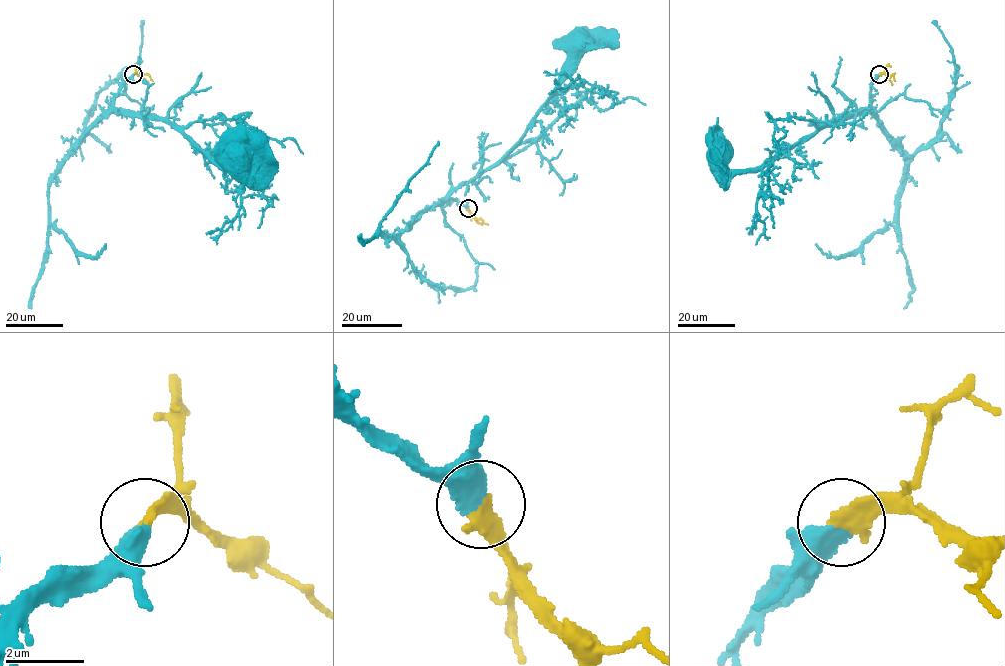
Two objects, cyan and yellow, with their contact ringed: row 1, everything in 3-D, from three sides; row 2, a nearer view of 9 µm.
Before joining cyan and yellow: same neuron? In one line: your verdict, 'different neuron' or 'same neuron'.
same neuron

